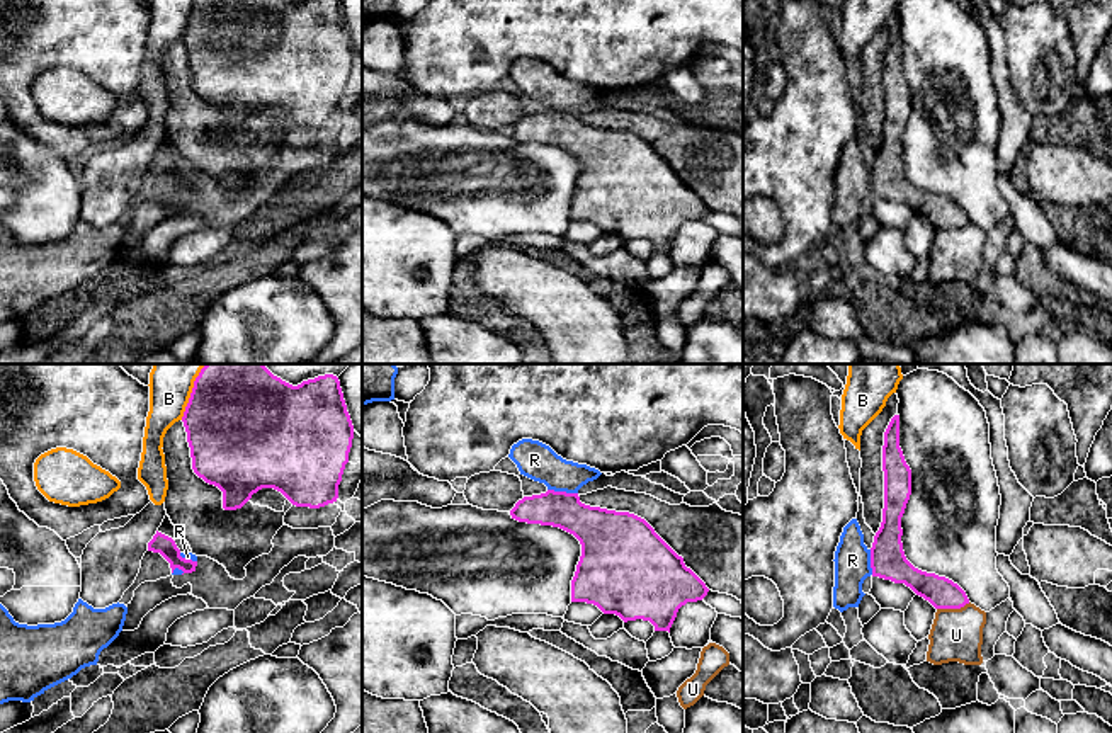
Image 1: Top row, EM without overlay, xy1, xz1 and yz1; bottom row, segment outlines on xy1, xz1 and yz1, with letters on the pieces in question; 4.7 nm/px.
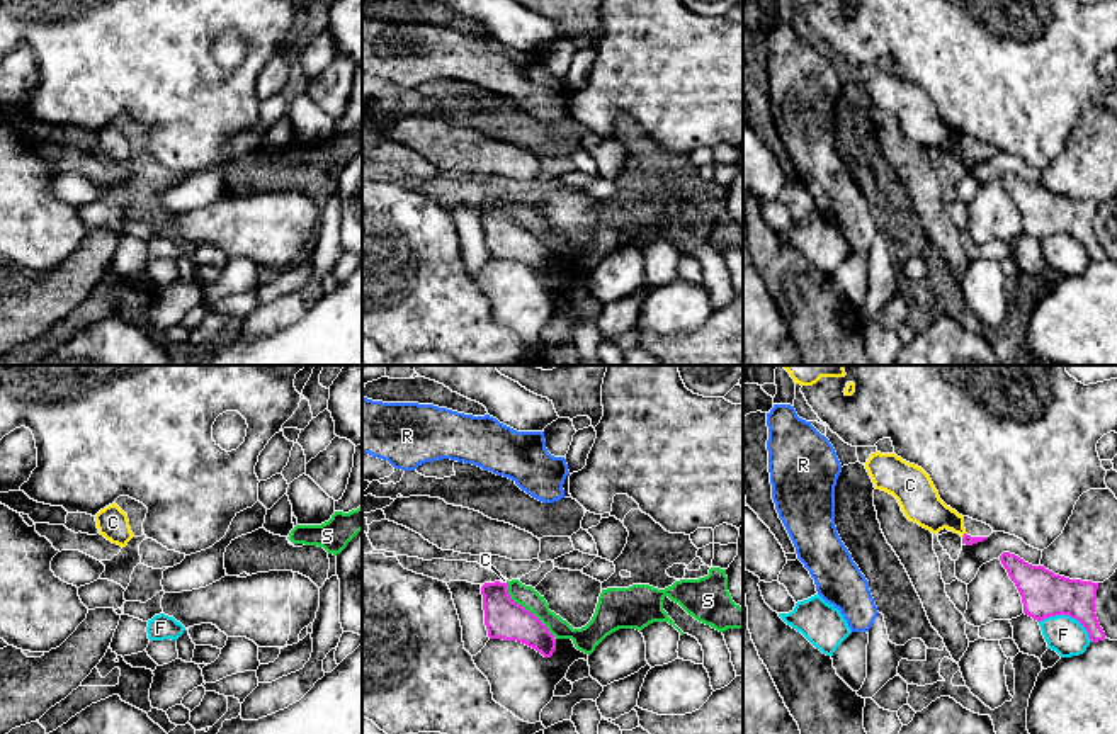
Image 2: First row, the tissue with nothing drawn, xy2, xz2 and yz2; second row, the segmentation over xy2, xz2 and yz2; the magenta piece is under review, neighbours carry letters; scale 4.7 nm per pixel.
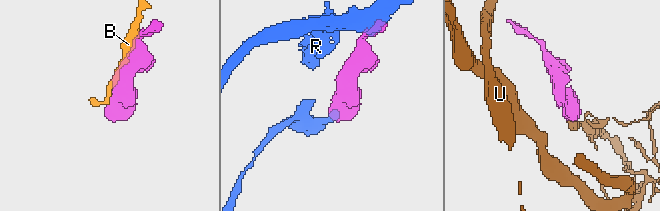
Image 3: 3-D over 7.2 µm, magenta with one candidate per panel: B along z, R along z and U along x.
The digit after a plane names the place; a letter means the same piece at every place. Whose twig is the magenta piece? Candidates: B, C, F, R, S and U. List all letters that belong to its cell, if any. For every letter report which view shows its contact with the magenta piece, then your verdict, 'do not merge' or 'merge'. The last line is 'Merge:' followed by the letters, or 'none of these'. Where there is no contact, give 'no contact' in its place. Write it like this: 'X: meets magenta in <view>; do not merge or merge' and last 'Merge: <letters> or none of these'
B: meets magenta in xy1; do not merge
C: meets magenta in yz2; merge
F: meets magenta in yz2; do not merge
R: meets magenta in xz1; do not merge
S: meets magenta in xz2; do not merge
U: meets magenta in yz1; do not merge
Merge: C

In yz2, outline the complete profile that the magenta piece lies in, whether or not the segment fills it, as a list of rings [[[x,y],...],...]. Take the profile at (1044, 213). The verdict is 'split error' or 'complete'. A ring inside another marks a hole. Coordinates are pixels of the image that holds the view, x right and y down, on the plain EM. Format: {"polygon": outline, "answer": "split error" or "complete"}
{"polygon": [[[1003,172],[1000,180],[1022,216],[1025,234],[1037,241],[1069,234],[1085,246],[1091,262],[1105,258],[1095,233],[1098,202],[1054,194],[1044,185],[1032,185],[1010,172]]], "answer": "complete"}

